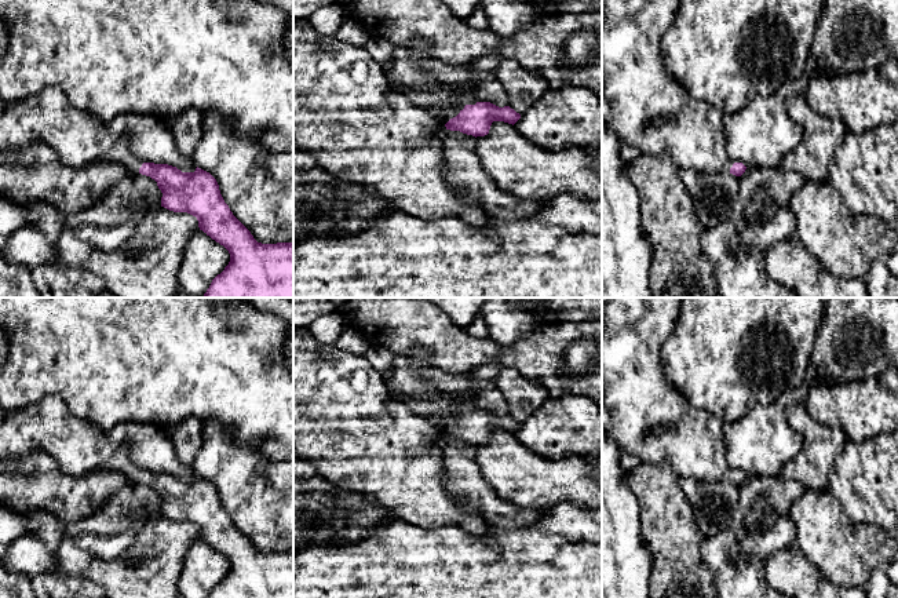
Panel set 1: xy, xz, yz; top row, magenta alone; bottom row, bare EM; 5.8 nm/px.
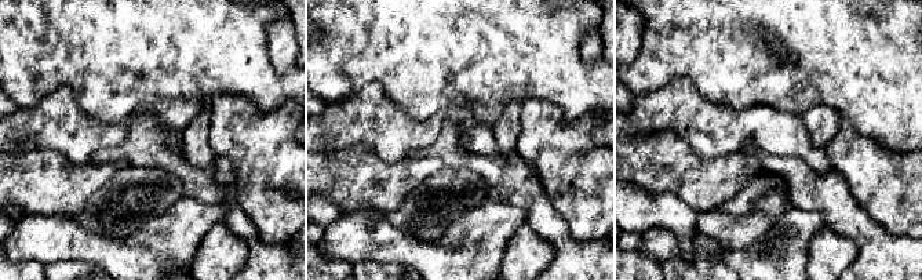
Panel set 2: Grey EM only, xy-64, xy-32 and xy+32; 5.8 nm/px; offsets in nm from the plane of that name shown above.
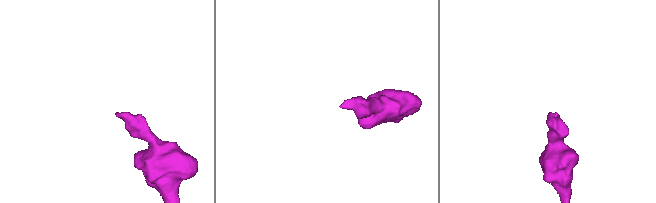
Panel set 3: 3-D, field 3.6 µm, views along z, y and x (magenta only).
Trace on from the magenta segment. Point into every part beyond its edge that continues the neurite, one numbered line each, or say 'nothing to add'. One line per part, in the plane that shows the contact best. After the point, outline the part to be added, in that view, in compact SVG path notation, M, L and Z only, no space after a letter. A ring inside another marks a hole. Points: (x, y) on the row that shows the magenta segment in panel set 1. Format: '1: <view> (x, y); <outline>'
1: xz (464, 97); M456 90L455 95L457 96L457 101L463 105L475 105L478 102L475 95L468 90Z

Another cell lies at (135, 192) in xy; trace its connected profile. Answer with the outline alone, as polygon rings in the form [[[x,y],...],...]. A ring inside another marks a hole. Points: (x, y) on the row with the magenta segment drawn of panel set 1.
[[[128,174],[113,185],[87,209],[67,216],[66,226],[84,223],[113,227],[128,222],[139,211],[156,211],[161,207],[163,193],[157,182],[142,174]]]

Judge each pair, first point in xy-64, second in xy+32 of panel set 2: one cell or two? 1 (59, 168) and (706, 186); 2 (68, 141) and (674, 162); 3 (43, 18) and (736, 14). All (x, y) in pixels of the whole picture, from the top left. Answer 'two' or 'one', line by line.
1: one
2: two
3: one

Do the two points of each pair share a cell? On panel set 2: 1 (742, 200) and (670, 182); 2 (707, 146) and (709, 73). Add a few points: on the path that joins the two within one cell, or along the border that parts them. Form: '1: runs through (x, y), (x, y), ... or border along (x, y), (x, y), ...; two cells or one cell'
1: border along (755, 175), (740, 191), (714, 208); two cells
2: border along (685, 77), (707, 100), (733, 106), (739, 111); two cells

